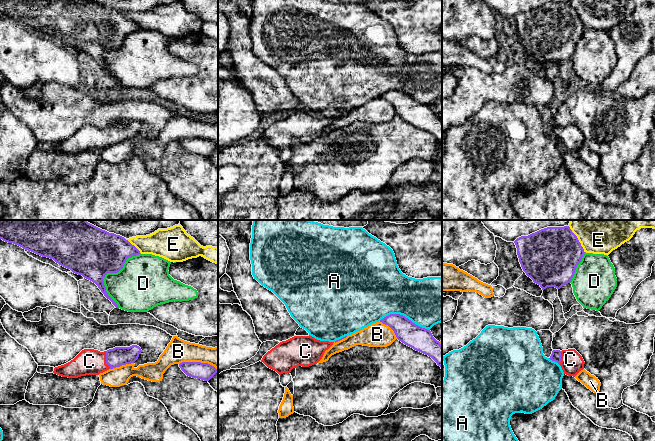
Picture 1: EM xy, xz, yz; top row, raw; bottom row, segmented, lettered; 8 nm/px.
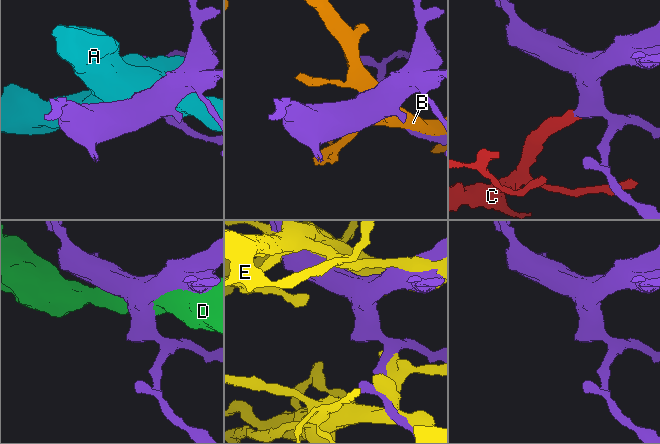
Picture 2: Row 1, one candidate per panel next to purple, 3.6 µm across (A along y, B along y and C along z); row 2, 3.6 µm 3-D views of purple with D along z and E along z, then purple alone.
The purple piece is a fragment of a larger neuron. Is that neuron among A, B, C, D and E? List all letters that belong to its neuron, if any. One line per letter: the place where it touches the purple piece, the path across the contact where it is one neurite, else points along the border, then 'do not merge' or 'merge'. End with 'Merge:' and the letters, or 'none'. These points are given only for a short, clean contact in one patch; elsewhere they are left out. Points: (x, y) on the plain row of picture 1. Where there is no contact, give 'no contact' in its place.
A: meets purple in xz at (404, 92); do not merge
B: meets purple in xy at (199, 138); do not merge
C: meets purple in xy at (106, 136); runs through xy (118, 132), (106, 136), (89, 137); merge
D: meets purple in xy at (108, 48); do not merge
E: meets purple in yz at (577, 15); do not merge
Merge: C

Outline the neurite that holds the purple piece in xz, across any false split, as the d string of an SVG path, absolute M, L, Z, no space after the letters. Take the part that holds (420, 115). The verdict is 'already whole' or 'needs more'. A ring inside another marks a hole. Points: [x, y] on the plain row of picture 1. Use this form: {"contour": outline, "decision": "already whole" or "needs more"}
{"contour": "M390 90L380 96L388 101L397 115L405 121L431 133L438 142L442 143L442 121L430 106L422 104L400 90Z", "decision": "already whole"}

